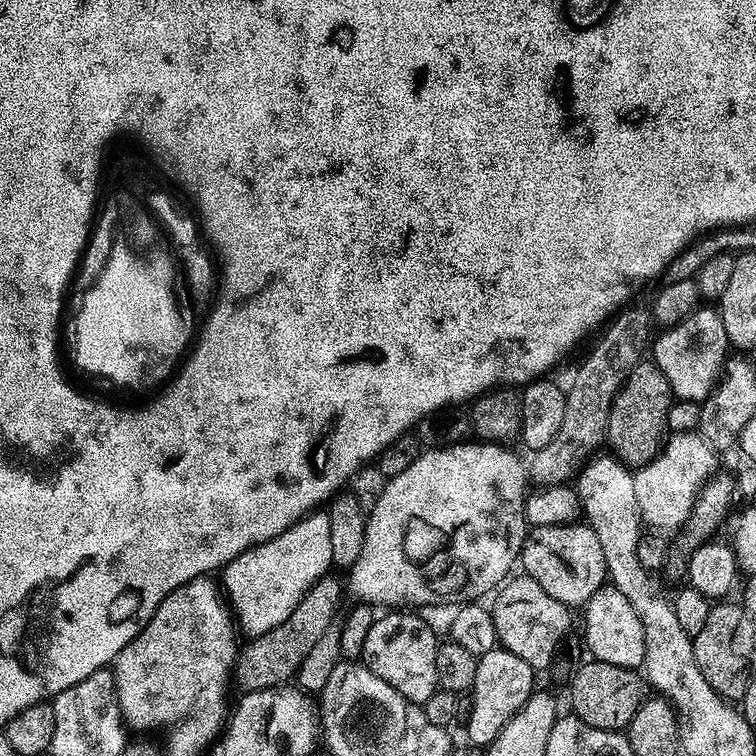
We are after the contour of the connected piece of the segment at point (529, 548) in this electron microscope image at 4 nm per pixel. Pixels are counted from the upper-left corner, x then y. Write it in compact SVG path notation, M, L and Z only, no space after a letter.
M587 522L532 528L524 539L518 564L522 572L534 578L551 598L569 606L587 604L608 580L606 557L598 543L598 534L594 534Z

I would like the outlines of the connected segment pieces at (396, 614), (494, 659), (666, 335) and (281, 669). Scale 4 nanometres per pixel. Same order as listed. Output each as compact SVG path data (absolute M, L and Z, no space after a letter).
M388 610L370 626L370 634L366 634L366 646L362 663L371 671L388 682L402 696L412 704L423 705L438 690L438 669L434 667L438 637L436 632L420 616L415 616L412 610Z
M501 646L479 656L470 693L472 709L468 712L467 743L472 746L487 746L494 738L498 738L510 718L514 718L514 714L518 714L518 710L522 710L524 703L532 696L532 683L536 678L537 673L526 661Z
M712 306L697 307L685 320L672 328L663 329L659 334L661 336L657 335L651 345L650 356L652 352L651 359L658 370L666 374L666 382L670 382L673 397L676 400L704 401L719 384L730 356L726 326L722 326L719 311Z
M323 576L314 586L310 586L286 622L274 626L274 630L266 630L266 634L251 637L247 641L249 644L239 649L234 669L235 687L240 687L244 692L257 692L287 685L295 677L298 666L302 666L302 658L310 654L314 642L318 642L318 638L322 638L322 634L326 634L328 627L337 619L342 584L334 576Z

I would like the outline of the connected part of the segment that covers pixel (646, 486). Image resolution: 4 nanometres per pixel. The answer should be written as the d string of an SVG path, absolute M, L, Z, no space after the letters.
M697 431L673 433L659 455L646 467L637 469L633 476L634 496L638 503L641 523L654 530L670 530L687 523L700 489L715 473L718 456L715 449Z

